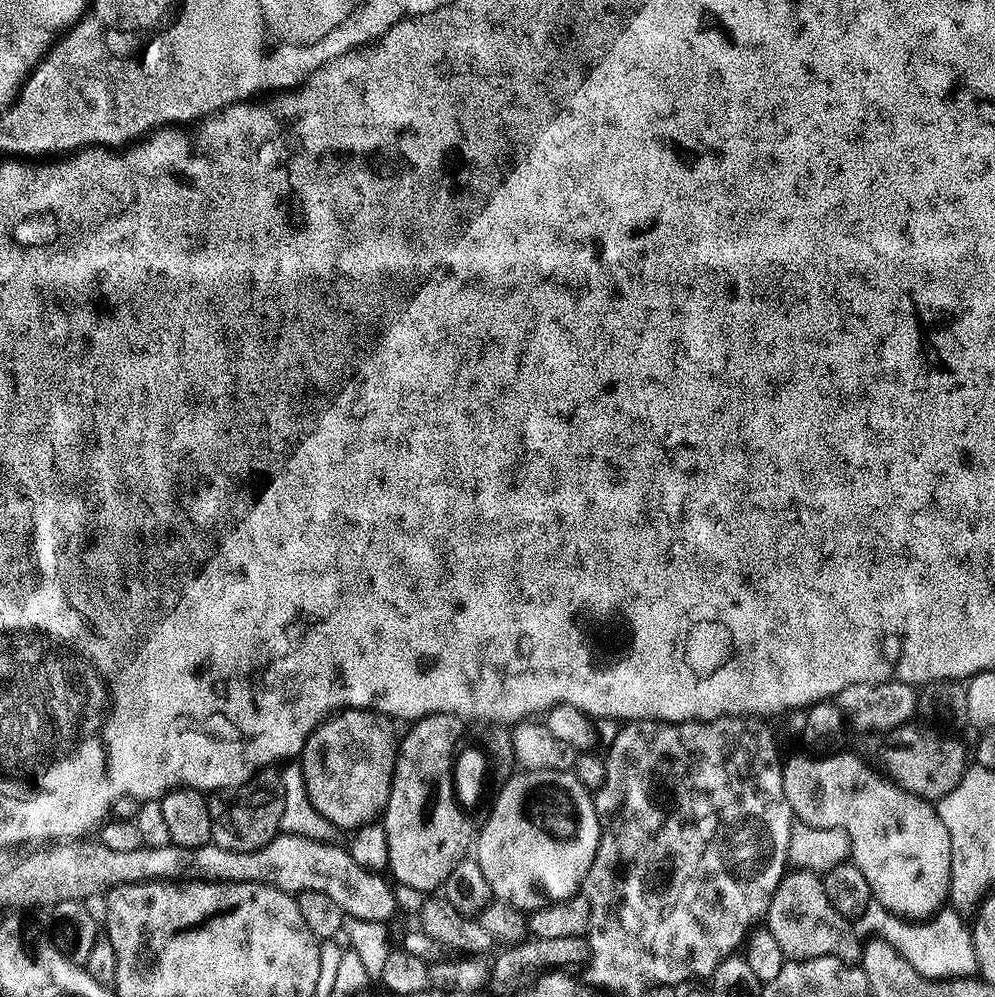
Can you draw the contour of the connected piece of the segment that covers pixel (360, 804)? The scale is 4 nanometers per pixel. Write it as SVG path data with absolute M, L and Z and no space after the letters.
M350 708L325 719L310 734L302 753L302 767L310 802L337 830L355 830L371 824L383 813L392 789L392 775L396 769L398 736L392 733L393 721L375 711Z

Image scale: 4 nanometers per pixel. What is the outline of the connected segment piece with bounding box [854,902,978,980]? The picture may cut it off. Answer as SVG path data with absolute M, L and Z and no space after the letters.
M873 902L866 914L854 922L854 931L861 938L884 940L894 946L894 950L928 980L962 980L975 977L978 972L972 929L967 923L964 925L964 920L965 917L955 910L941 910L923 922L913 922Z

